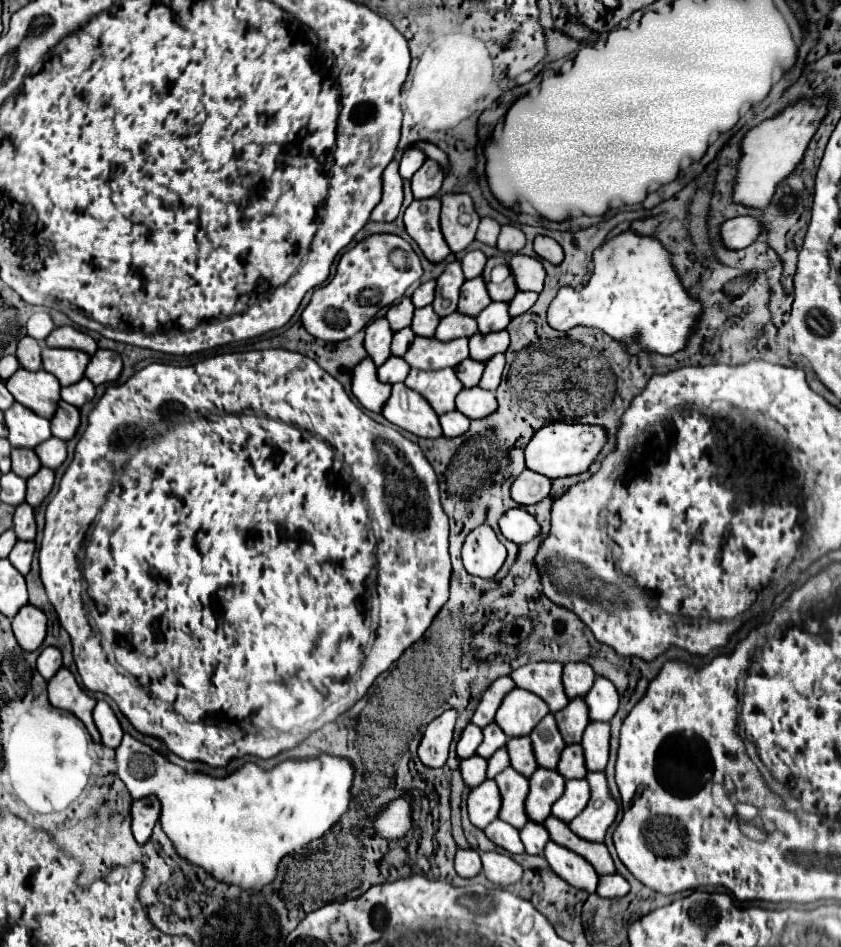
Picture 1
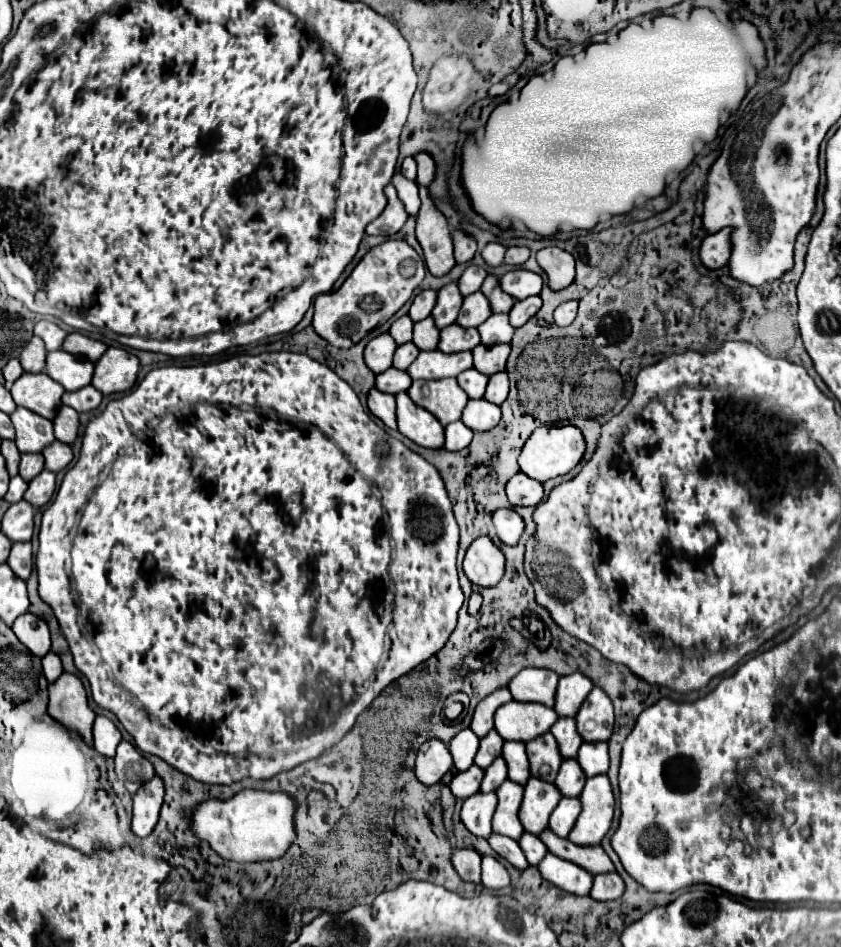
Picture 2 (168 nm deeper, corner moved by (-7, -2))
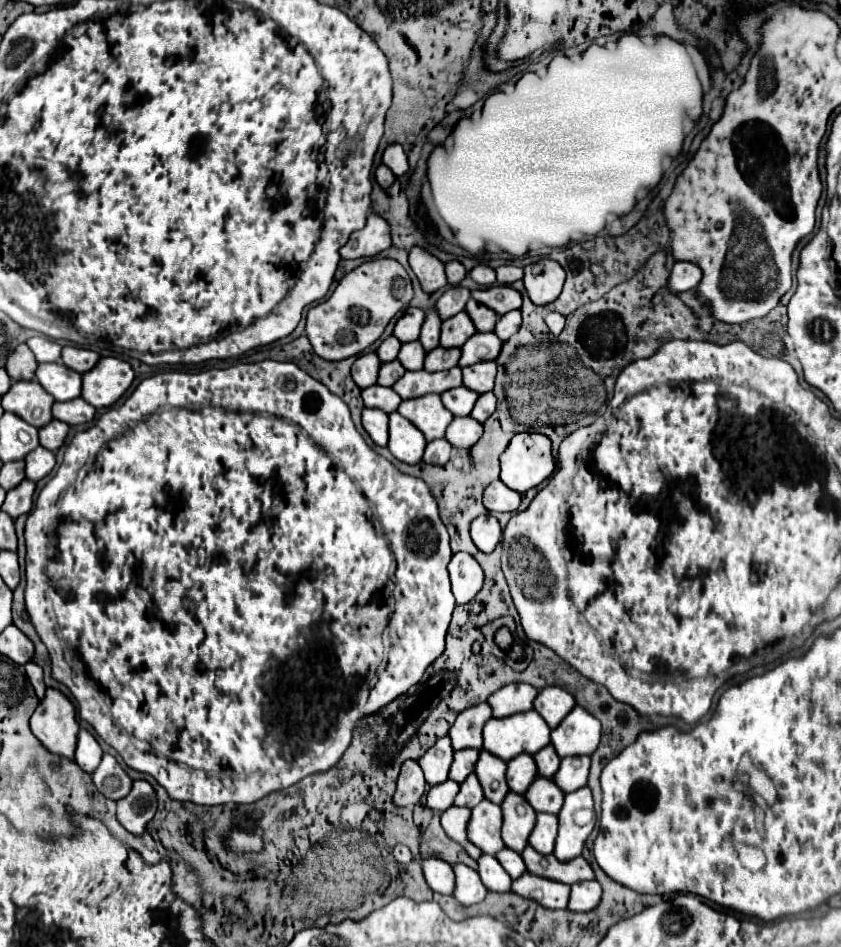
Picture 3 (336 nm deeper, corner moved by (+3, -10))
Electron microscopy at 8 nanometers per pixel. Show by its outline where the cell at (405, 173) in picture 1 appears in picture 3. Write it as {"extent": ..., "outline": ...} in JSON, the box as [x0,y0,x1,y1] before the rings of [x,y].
{"extent":[375,164,395,190],"outline":[[[379,164],[377,170],[375,170],[375,182],[377,182],[383,190],[387,190],[387,188],[395,182],[395,174],[393,174],[385,164]]]}

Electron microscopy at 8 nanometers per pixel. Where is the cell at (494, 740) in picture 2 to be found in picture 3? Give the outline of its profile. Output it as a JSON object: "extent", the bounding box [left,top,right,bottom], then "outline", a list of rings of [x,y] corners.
{"extent":[449,750,479,782],"outline":[[[459,750],[453,754],[453,766],[449,768],[449,780],[453,782],[463,782],[473,770],[477,762],[479,750]]]}

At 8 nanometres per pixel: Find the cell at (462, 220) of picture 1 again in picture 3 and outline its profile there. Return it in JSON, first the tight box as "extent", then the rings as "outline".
{"extent":[445,262,467,286],"outline":[[[447,262],[445,264],[445,272],[447,272],[447,282],[451,286],[457,286],[465,278],[465,274],[467,274],[461,262]]]}

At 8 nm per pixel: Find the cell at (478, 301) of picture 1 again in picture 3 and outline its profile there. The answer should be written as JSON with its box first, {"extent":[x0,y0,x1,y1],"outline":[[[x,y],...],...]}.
{"extent":[439,312,475,348],"outline":[[[459,312],[453,318],[443,322],[439,346],[443,346],[443,348],[461,348],[473,334],[475,334],[473,322],[469,320],[469,316],[465,312]]]}

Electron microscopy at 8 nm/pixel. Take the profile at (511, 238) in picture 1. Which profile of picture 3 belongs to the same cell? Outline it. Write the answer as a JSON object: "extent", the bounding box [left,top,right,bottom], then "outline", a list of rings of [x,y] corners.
{"extent":[497,266,523,286],"outline":[[[501,266],[501,268],[497,268],[497,284],[499,286],[509,286],[515,280],[521,280],[521,278],[523,278],[523,270],[517,268],[517,266]]]}

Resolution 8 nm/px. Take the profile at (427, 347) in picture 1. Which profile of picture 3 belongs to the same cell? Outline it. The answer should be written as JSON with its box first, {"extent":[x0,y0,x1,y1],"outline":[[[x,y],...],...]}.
{"extent":[393,366,461,398],"outline":[[[455,366],[445,372],[405,372],[403,378],[399,378],[393,384],[393,390],[403,398],[419,398],[425,394],[443,394],[445,390],[461,386],[461,368]]]}

